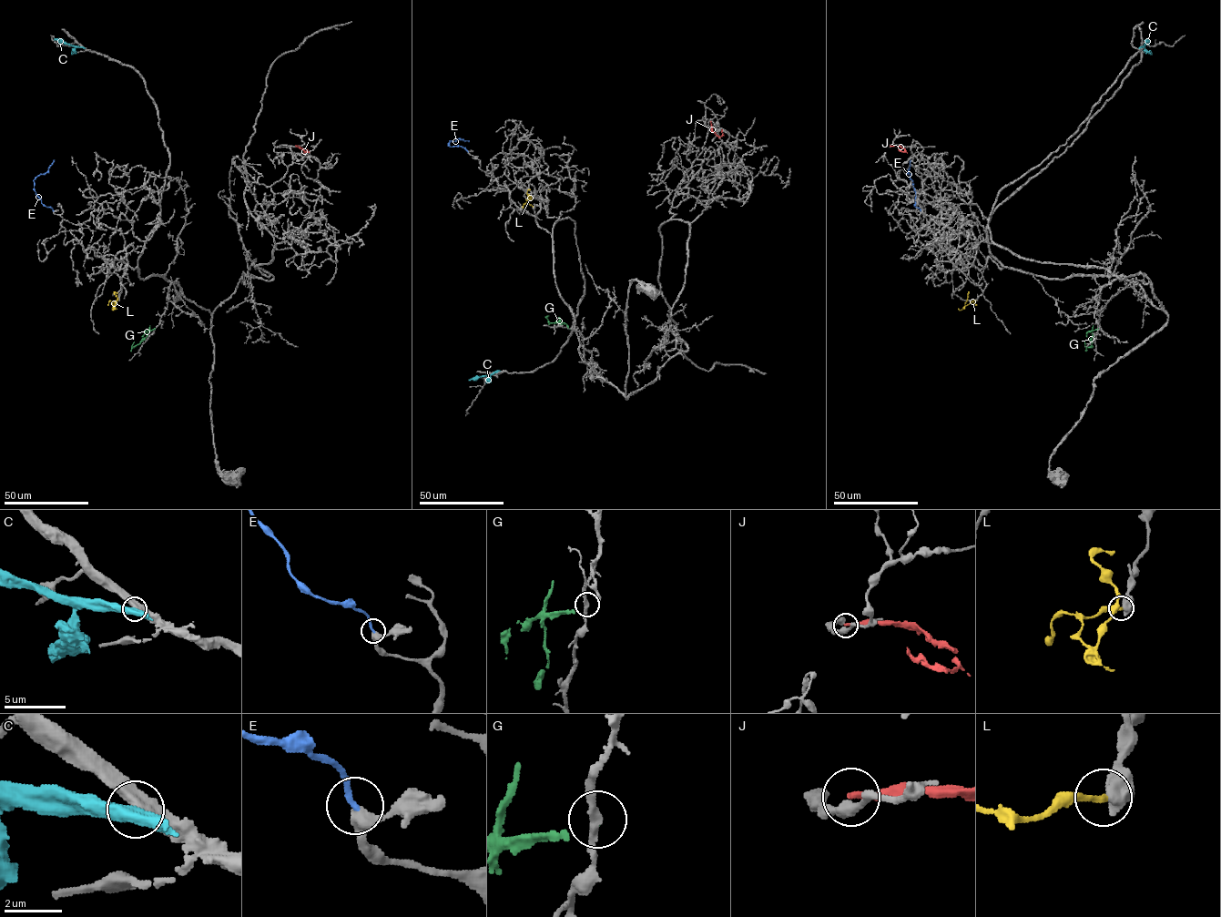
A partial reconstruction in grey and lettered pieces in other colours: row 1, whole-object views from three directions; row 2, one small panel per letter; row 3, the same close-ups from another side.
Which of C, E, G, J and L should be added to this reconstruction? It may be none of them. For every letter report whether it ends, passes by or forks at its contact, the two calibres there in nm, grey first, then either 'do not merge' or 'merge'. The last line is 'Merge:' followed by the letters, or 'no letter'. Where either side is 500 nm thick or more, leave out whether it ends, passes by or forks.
C: 480/500 nm | do not merge
E: it ends | 340/180 nm | merge
G: it ends | 240/140 nm | do not merge
J: it ends | 400/320 nm | do not merge
L: 600/200 nm | merge
Merge: E, L

